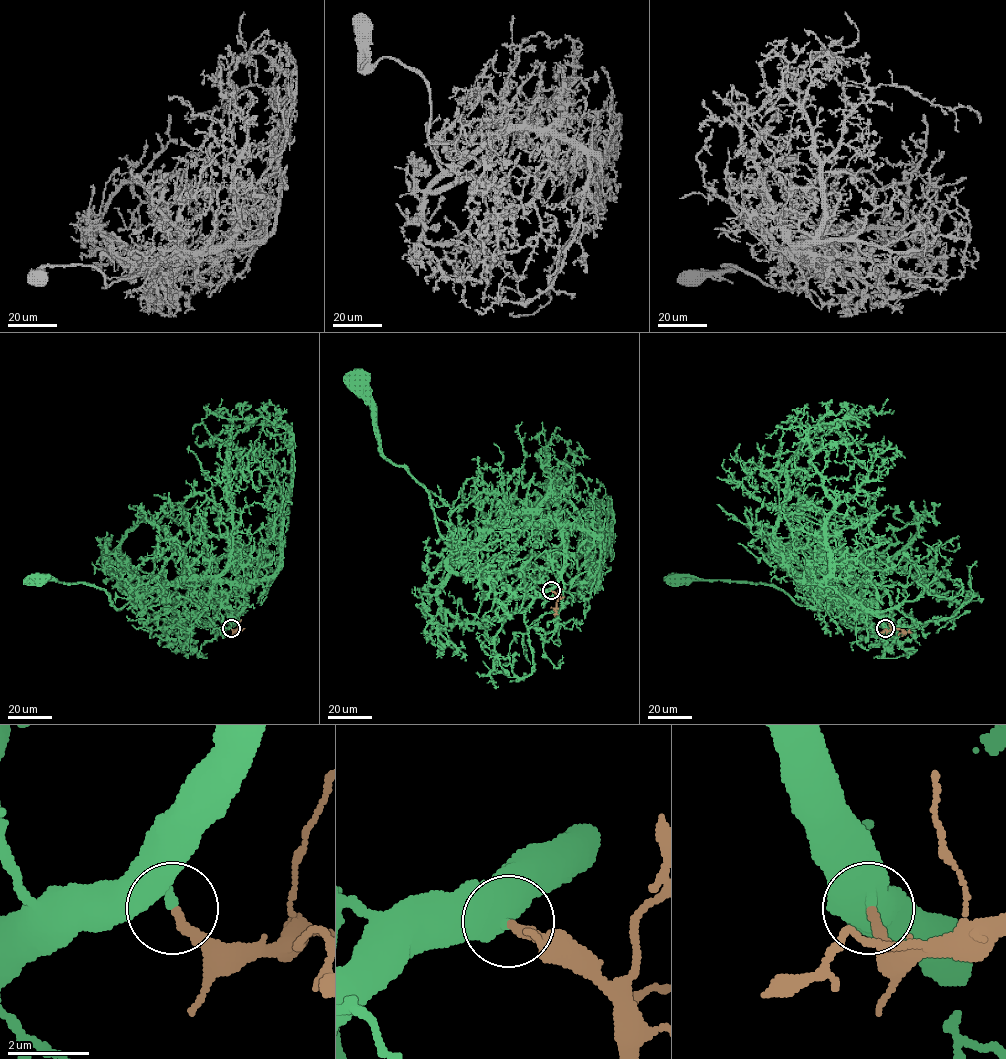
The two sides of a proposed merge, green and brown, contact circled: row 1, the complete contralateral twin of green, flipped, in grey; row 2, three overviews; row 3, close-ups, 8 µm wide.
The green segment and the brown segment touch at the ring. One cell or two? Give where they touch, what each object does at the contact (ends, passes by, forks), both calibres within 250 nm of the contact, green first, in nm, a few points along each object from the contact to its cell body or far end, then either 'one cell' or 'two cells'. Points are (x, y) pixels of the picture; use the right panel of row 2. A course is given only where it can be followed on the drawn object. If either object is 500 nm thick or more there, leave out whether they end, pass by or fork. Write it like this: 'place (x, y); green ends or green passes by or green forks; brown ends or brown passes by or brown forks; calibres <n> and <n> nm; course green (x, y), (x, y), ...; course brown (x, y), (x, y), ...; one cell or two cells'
place (885, 628); green ends; brown ends; calibres 360 and 240 nm; course green (885, 628), (860, 605), (808, 579), (819, 580), (838, 592), (829, 608), (799, 605), (762, 583), (675, 577); course brown (885, 628), (911, 632); one cell

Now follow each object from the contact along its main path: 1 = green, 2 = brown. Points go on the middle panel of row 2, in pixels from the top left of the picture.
1: (551, 590), (563, 565), (556, 524), (509, 515), (471, 543), (446, 540), (428, 491), (382, 453), (357, 380)
2: (551, 590), (557, 598), (554, 616)

